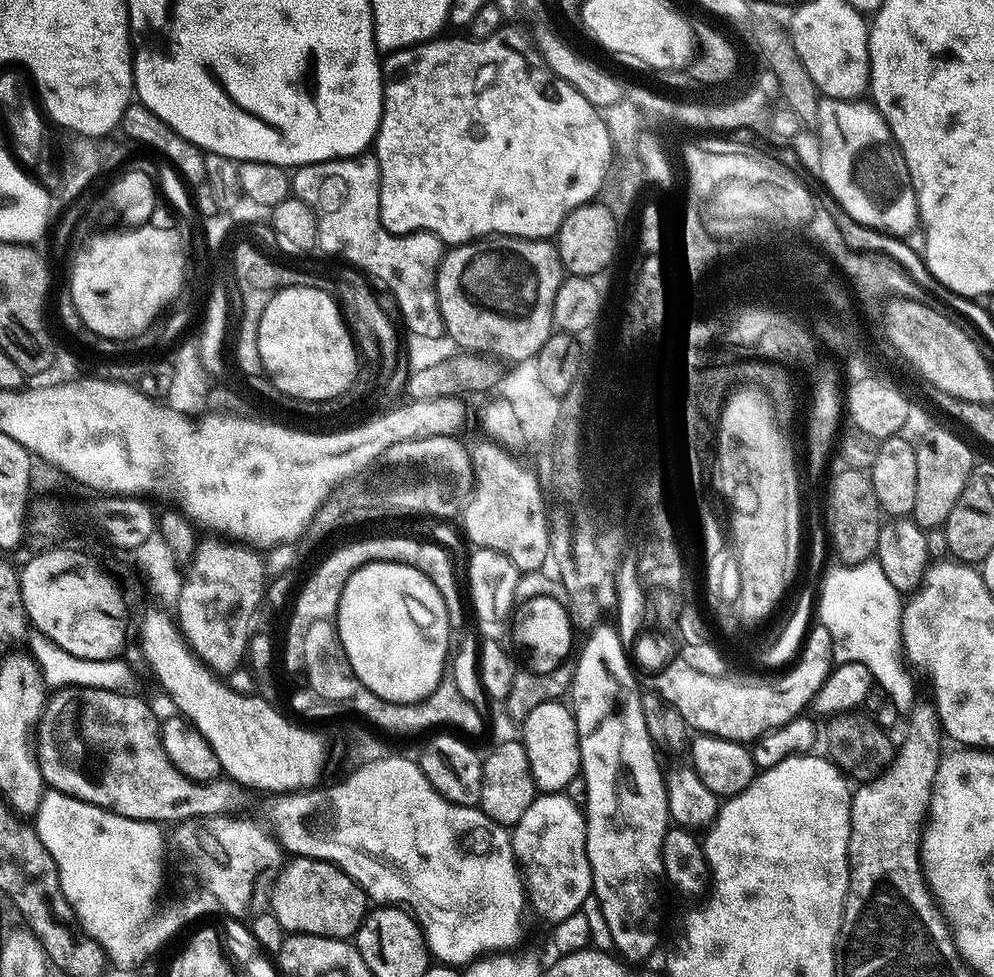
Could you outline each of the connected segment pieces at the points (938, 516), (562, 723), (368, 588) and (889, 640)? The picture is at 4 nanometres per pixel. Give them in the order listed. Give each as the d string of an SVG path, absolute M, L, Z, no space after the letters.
M932 428L914 445L917 454L917 485L910 516L925 530L939 529L950 510L954 510L954 502L958 502L962 490L966 490L966 482L972 477L978 457L958 433L948 428Z
M560 700L542 702L542 706L526 714L522 728L522 743L526 750L526 758L530 758L530 770L534 774L537 789L544 794L563 793L570 778L581 775L578 730L571 707Z
M374 562L354 570L340 595L336 629L354 674L370 691L378 694L378 698L396 703L418 703L438 687L440 680L445 679L446 661L450 656L446 602L442 602L442 594L438 594L434 582L430 582L422 570L414 570L414 566Z
M876 558L863 560L857 564L841 563L840 568L832 568L824 576L818 587L818 623L826 626L832 643L832 659L836 664L858 662L870 670L875 684L882 686L888 695L887 703L892 704L901 714L907 714L917 707L916 688L911 676L904 670L906 662L900 642L900 613L902 594L890 584L886 573Z

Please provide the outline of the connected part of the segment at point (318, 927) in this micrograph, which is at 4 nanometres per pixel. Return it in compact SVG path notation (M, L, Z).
M309 856L289 859L273 884L270 912L288 934L348 940L355 937L369 911L366 893L343 870L325 860Z

